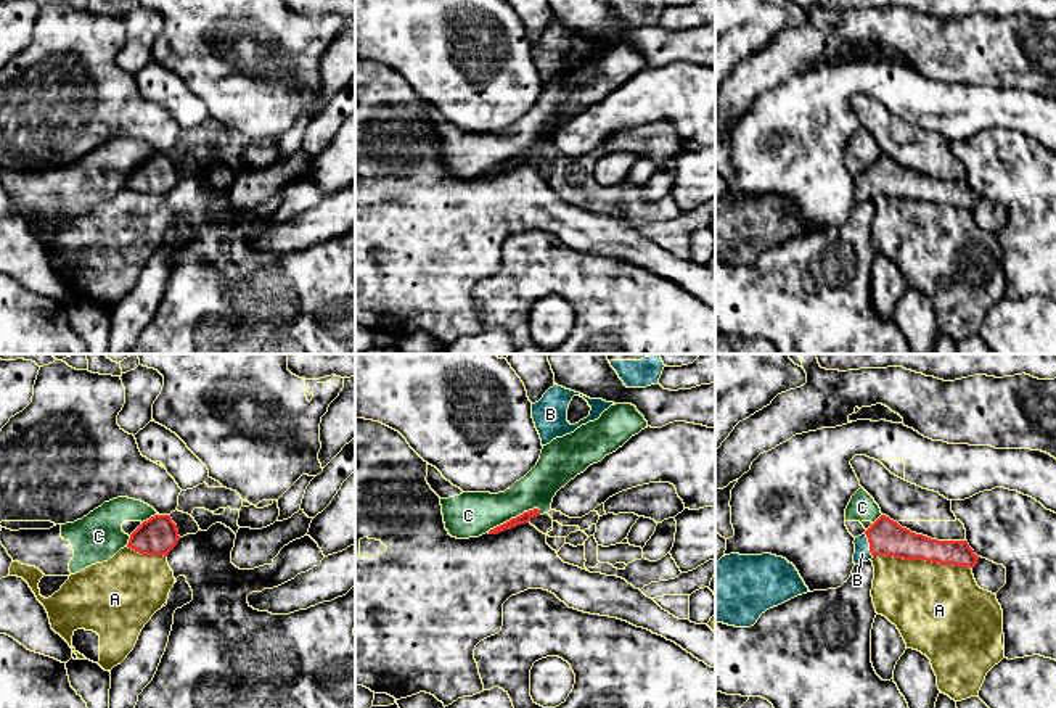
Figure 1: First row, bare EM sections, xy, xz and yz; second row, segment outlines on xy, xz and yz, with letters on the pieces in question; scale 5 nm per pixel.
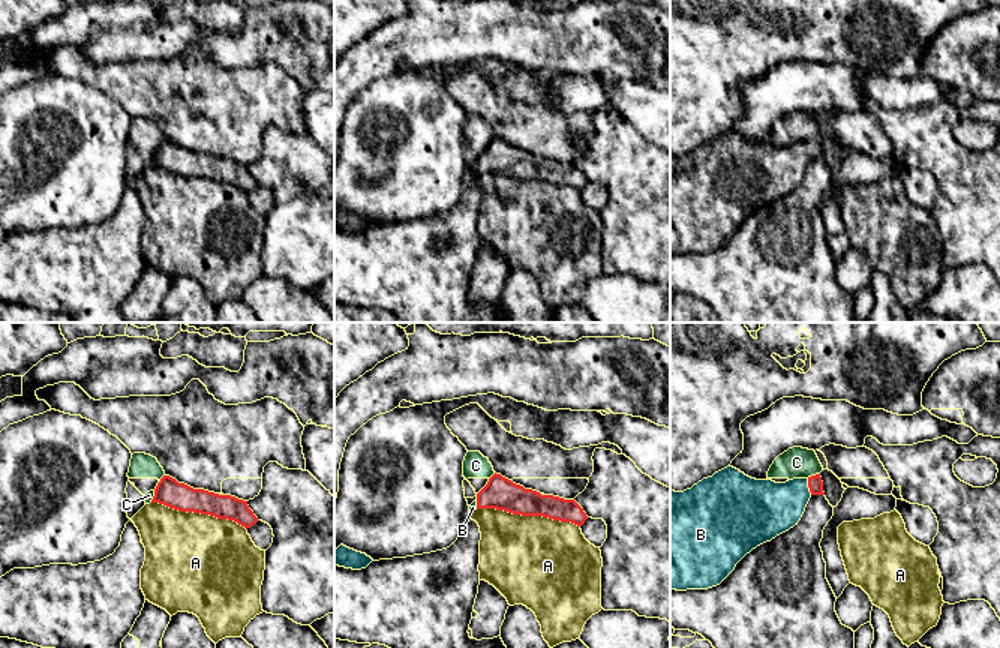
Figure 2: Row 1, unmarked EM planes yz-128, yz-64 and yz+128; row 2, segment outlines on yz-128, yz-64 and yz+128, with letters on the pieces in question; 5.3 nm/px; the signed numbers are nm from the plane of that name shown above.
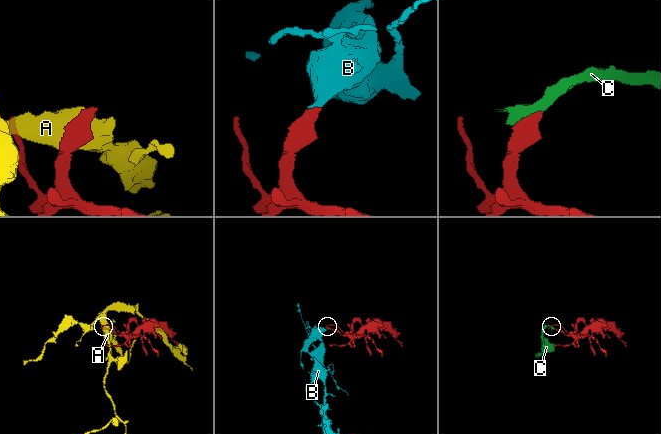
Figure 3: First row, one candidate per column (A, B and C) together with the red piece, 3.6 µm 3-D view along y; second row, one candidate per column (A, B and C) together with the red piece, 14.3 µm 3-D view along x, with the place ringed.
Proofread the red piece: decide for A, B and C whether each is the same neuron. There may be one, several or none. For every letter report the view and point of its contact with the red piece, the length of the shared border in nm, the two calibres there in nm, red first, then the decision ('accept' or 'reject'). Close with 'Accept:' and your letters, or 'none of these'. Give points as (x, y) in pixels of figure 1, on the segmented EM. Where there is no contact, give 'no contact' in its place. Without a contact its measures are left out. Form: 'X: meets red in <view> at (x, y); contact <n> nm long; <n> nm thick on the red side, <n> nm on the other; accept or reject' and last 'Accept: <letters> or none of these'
A: meets red in yz at (921, 559); contact 500 nm long; 180 nm thick on the red side, 420 nm on the other; reject
B: meets red in yz at (870, 544); contact 130 nm long; 180 nm thick on the red side, 80 nm on the other; accept
C: meets red in xz at (513, 518); contact 300 nm long; 50 nm thick on the red side, 220 nm on the other; reject
Accept: B

